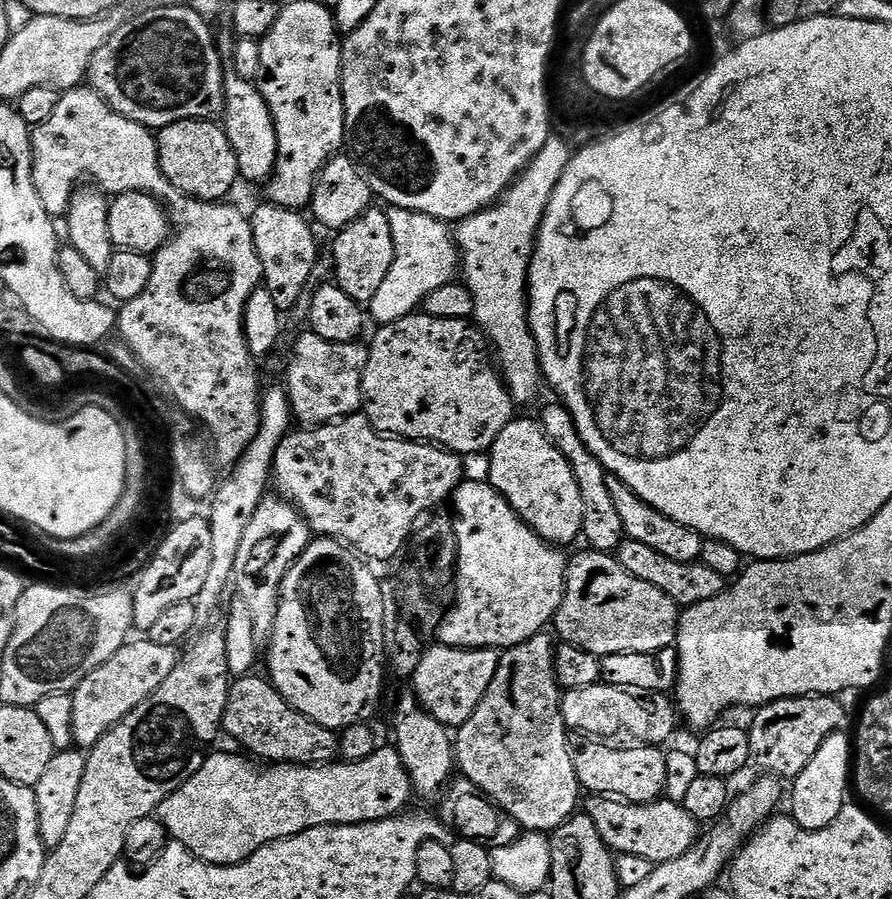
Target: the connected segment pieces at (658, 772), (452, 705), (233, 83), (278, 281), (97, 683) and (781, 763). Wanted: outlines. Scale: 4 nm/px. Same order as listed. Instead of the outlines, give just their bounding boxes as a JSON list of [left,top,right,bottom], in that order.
[[571,738,668,804],[410,643,501,730],[222,70,278,185],[250,202,320,314],[71,638,178,749],[747,695,844,778]]

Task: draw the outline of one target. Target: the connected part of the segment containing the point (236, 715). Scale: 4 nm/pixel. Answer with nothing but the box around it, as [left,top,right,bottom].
[223,674,338,764]

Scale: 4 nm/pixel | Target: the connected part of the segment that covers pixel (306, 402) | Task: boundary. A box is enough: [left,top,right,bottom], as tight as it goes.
[286,330,368,426]

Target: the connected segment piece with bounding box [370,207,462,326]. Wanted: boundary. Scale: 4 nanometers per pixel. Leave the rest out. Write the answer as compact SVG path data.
M389 207L387 213L390 230L394 233L394 266L390 266L390 274L386 274L370 305L371 319L373 316L380 326L413 315L423 305L424 299L438 290L438 286L453 283L462 268L456 237L445 221L405 208Z

